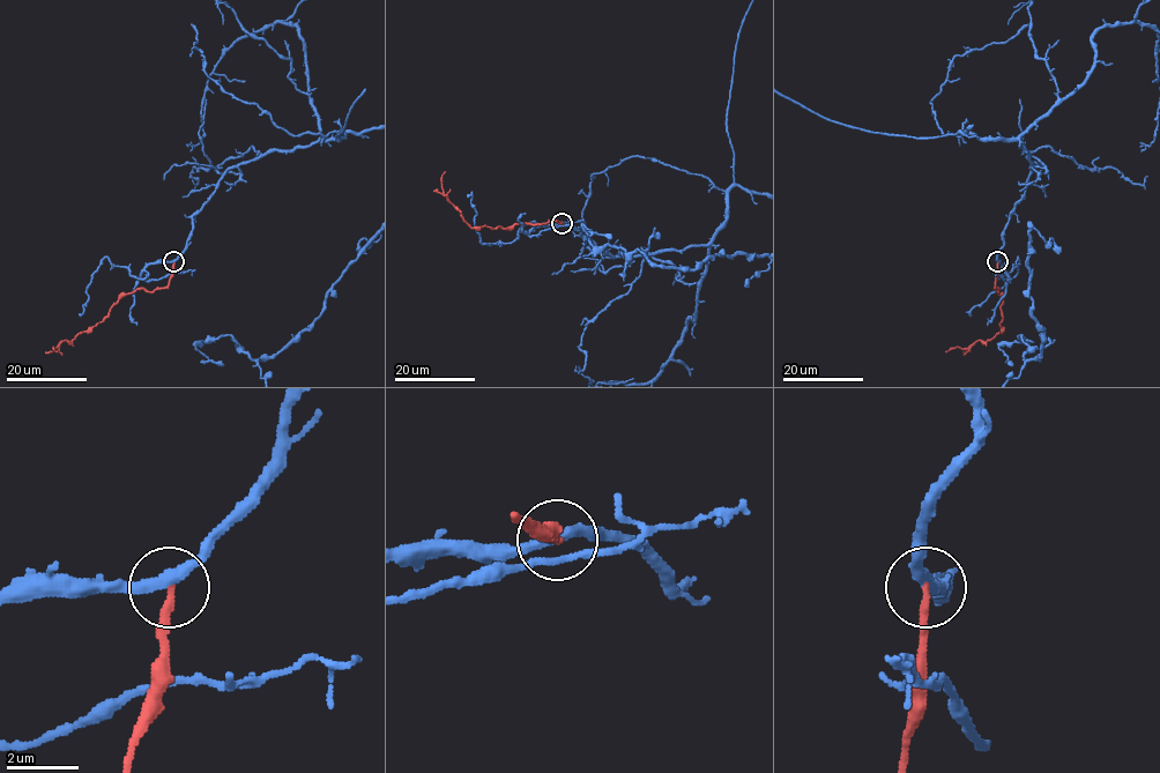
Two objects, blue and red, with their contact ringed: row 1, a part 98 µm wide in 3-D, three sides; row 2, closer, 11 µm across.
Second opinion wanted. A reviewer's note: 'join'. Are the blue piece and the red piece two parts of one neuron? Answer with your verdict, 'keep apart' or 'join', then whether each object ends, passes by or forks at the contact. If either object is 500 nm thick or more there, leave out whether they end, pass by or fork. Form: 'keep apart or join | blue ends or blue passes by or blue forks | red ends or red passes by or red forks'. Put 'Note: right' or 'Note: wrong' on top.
Note: wrong
keep apart | blue passes by | red ends

